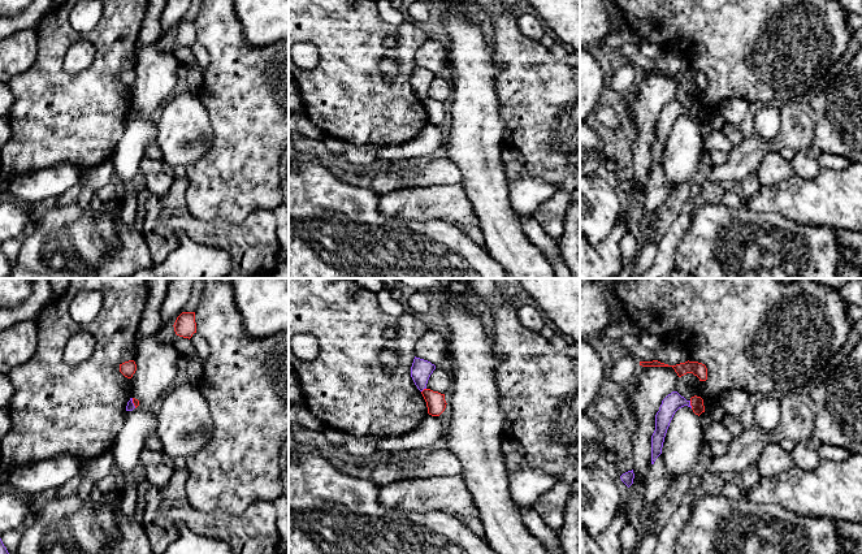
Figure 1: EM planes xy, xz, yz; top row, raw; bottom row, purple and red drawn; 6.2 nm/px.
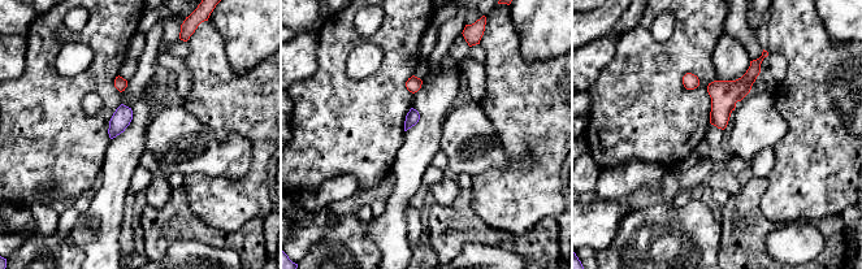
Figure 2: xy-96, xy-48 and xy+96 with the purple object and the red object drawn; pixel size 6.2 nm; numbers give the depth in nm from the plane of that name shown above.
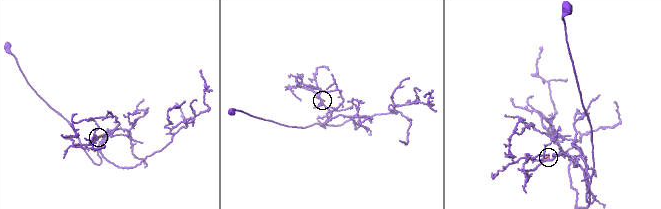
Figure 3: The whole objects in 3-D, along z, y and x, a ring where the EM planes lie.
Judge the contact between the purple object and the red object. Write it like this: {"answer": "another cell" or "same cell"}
{"answer": "another cell"}

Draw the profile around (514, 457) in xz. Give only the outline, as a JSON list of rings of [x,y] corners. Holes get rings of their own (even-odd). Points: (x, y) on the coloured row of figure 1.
[[[504,436],[501,450],[507,473],[527,464],[524,449],[517,441]]]

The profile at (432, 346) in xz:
[[[426,330],[416,342],[415,356],[430,362],[437,368],[449,359],[446,337],[438,332]]]

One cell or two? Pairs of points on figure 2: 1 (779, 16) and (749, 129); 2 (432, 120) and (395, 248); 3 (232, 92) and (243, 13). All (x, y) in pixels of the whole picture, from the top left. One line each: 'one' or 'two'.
1: two
2: one
3: two

